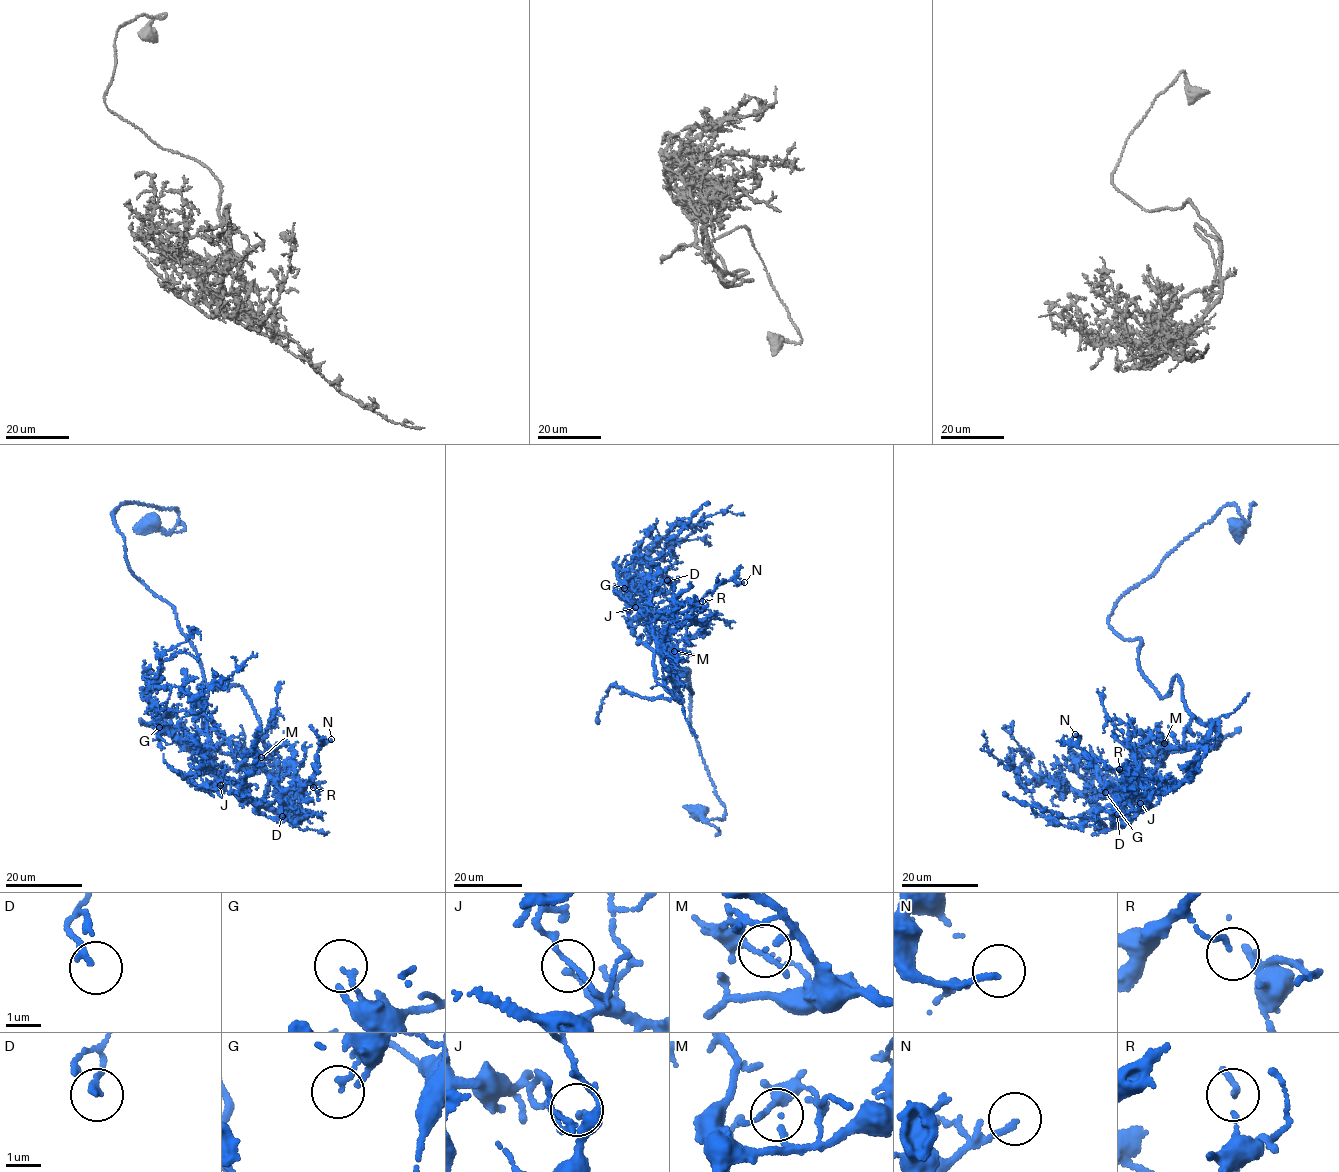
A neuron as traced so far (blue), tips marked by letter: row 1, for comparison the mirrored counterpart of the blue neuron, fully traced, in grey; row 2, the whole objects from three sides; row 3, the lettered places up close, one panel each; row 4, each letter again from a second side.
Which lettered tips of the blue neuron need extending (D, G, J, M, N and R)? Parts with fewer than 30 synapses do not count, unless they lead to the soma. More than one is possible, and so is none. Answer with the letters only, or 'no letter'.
N

